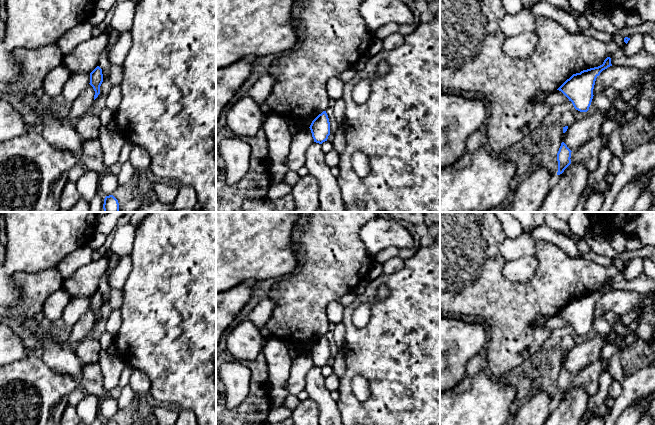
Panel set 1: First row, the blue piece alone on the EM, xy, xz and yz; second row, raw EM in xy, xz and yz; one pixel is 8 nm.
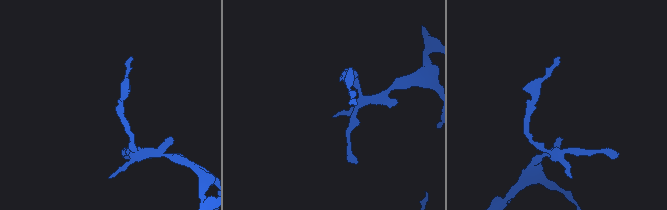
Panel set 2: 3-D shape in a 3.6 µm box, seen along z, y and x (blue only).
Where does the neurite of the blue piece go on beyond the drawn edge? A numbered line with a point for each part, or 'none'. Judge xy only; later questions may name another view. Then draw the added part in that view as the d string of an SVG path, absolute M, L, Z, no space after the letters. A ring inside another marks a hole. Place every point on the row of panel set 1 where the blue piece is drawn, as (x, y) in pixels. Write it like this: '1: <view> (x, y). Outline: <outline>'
none

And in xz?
none

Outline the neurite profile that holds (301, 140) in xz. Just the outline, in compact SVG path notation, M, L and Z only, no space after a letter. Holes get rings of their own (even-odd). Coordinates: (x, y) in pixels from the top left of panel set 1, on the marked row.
M302 127L292 134L290 151L286 162L288 170L297 172L300 168L305 167L306 152L313 142L314 139L309 127Z

